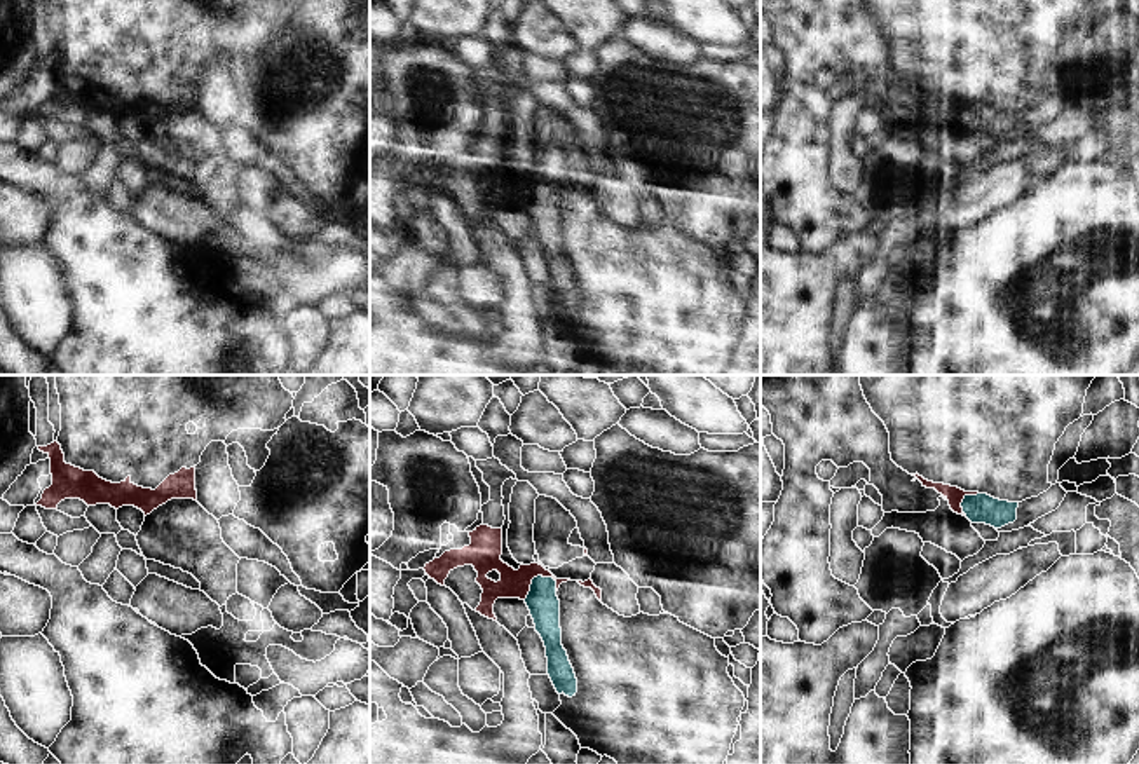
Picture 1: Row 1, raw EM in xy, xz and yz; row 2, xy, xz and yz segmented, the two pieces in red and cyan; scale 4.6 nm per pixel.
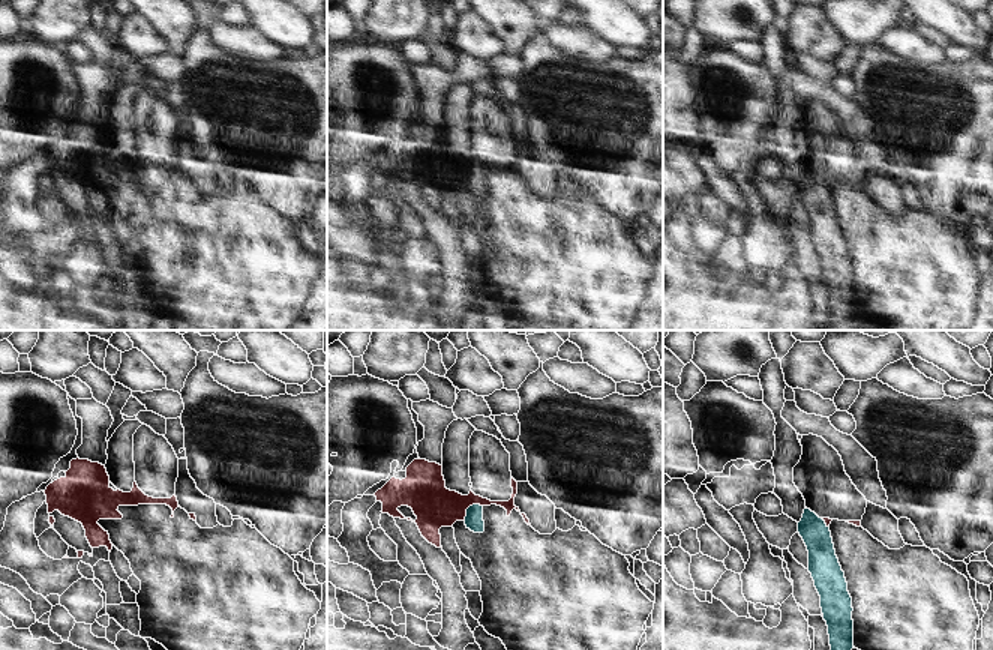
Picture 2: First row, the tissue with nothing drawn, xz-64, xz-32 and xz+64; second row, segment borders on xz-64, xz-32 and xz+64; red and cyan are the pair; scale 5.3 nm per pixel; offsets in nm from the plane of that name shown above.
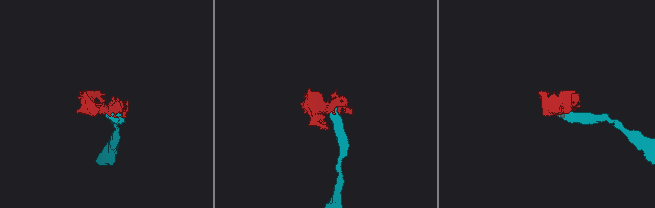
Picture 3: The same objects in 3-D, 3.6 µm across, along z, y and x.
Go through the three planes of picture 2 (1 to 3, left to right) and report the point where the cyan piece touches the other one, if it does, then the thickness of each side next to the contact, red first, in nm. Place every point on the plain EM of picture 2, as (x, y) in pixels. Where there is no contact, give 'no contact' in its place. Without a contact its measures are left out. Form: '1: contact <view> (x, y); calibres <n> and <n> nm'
1: no contact
2: contact xz-32 (468, 170); calibres 240 and 100 nm
3: contact xz+64 (825, 186); calibres 30 and 160 nm

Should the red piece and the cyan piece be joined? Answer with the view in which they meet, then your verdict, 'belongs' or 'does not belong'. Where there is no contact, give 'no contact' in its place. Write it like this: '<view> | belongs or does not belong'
xz | does not belong

